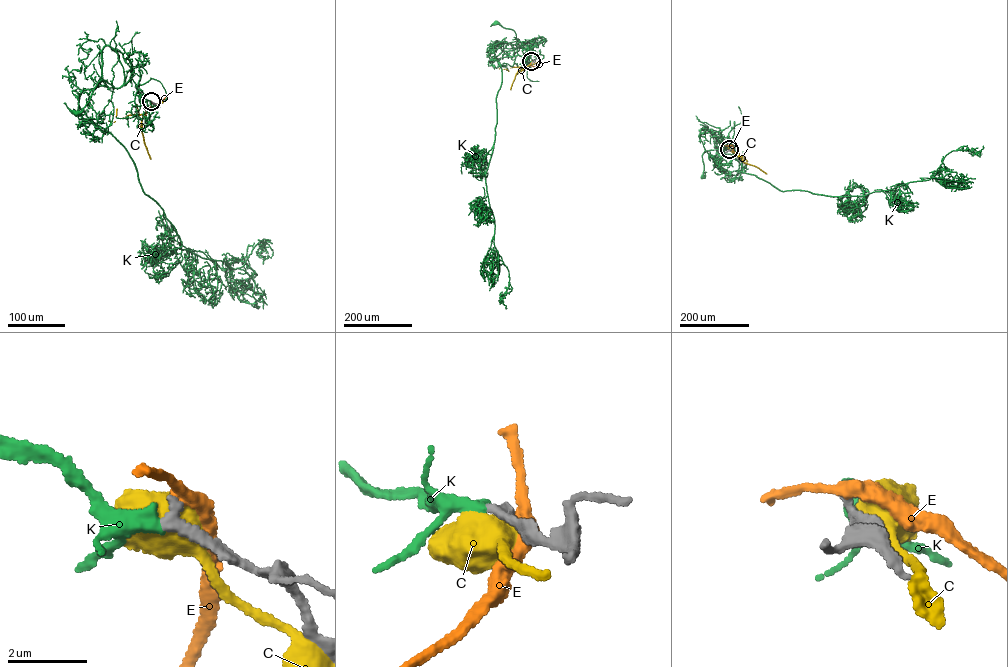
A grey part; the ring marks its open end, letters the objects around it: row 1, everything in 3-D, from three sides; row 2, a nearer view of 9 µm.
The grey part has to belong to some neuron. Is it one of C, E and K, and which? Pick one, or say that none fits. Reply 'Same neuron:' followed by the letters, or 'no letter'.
Same neuron: K

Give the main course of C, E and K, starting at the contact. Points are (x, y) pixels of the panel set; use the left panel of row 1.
C: (151, 101), (156, 106), (142, 117), (150, 159)
E: (151, 101), (151, 107), (165, 97)
K: (151, 101), (138, 91), (131, 78), (118, 88), (101, 79), (88, 103), (77, 114)

